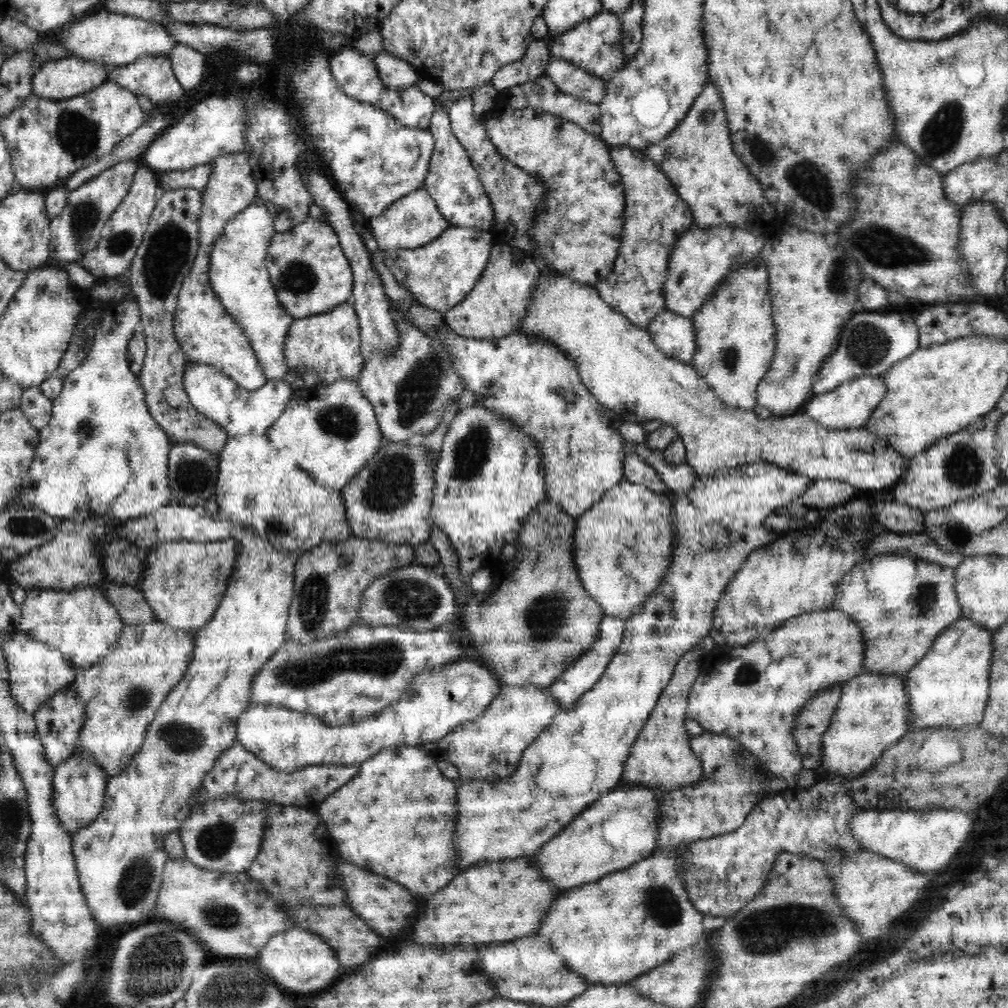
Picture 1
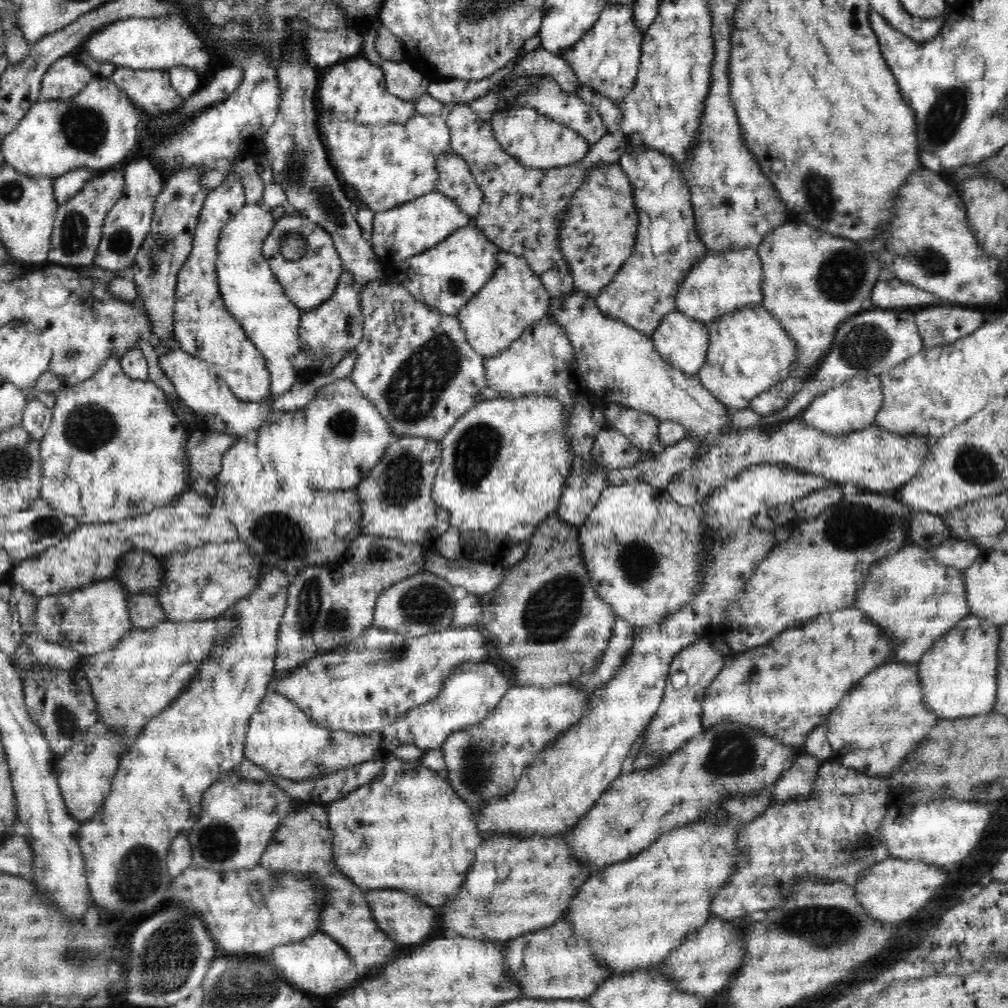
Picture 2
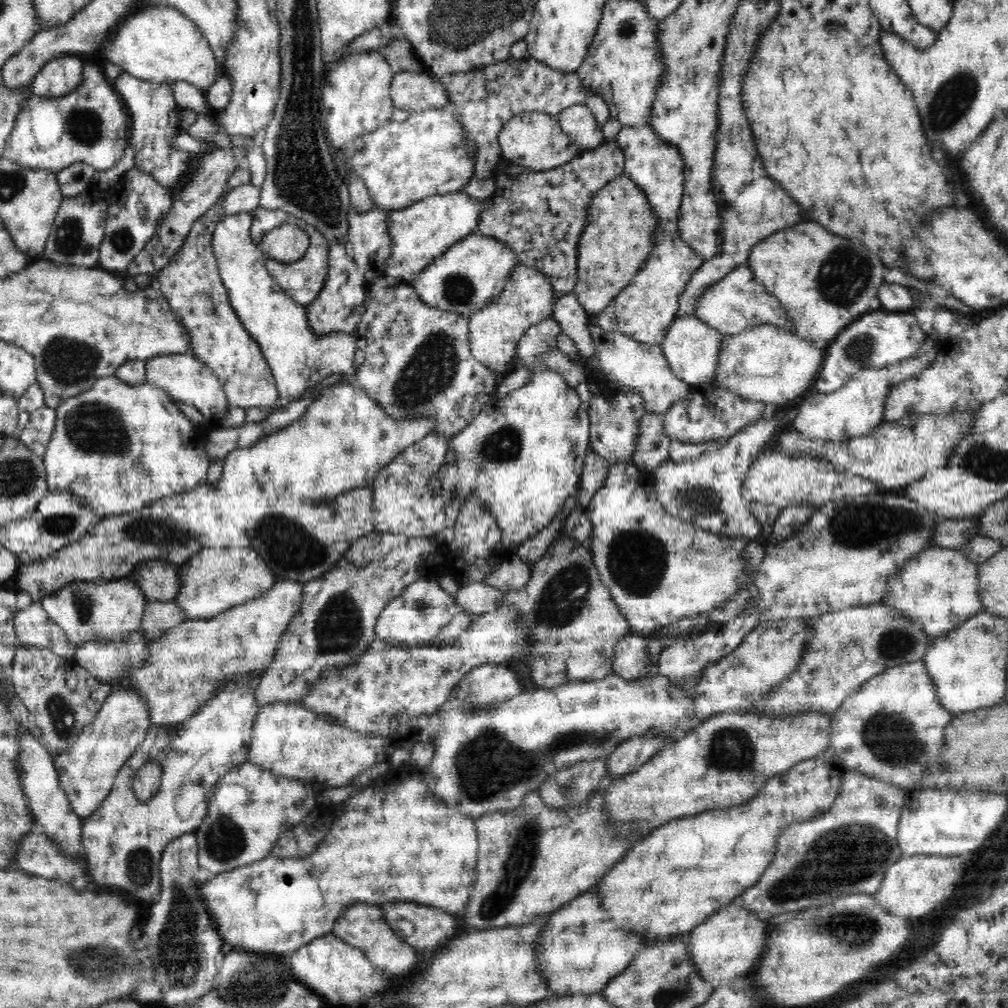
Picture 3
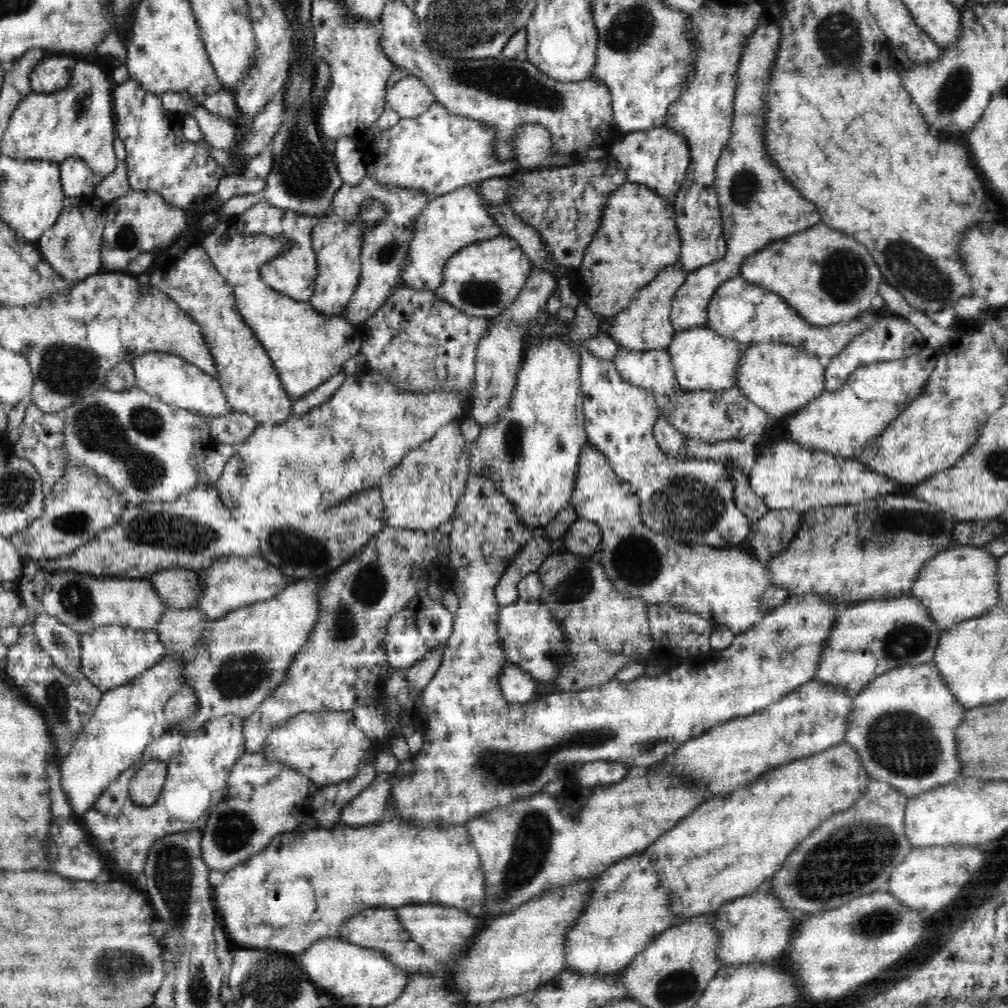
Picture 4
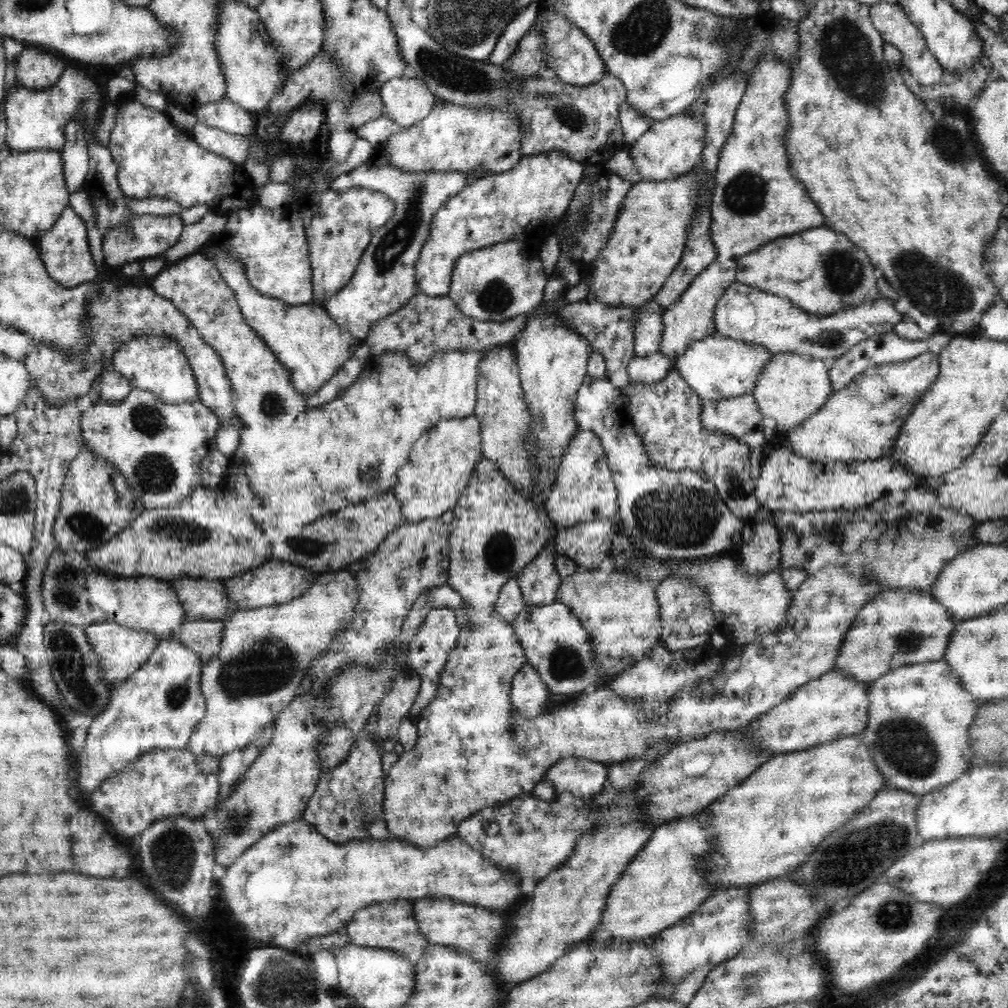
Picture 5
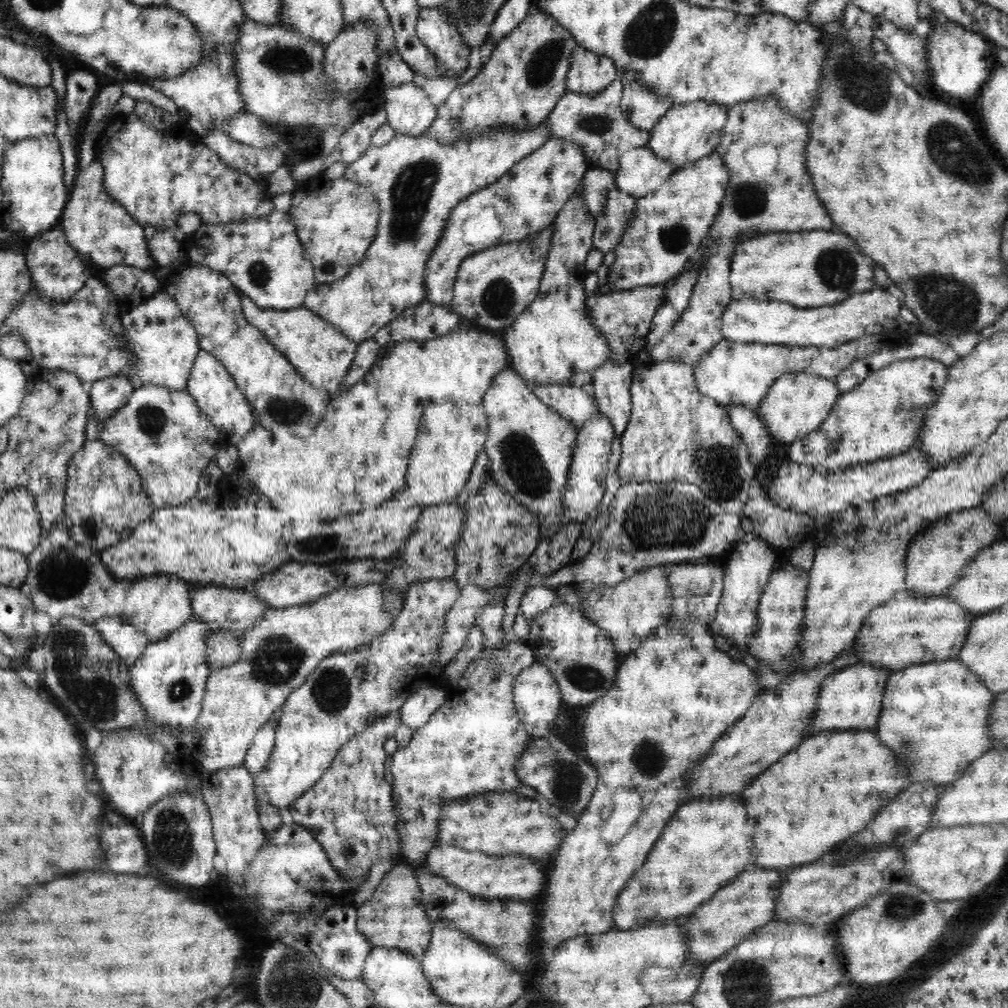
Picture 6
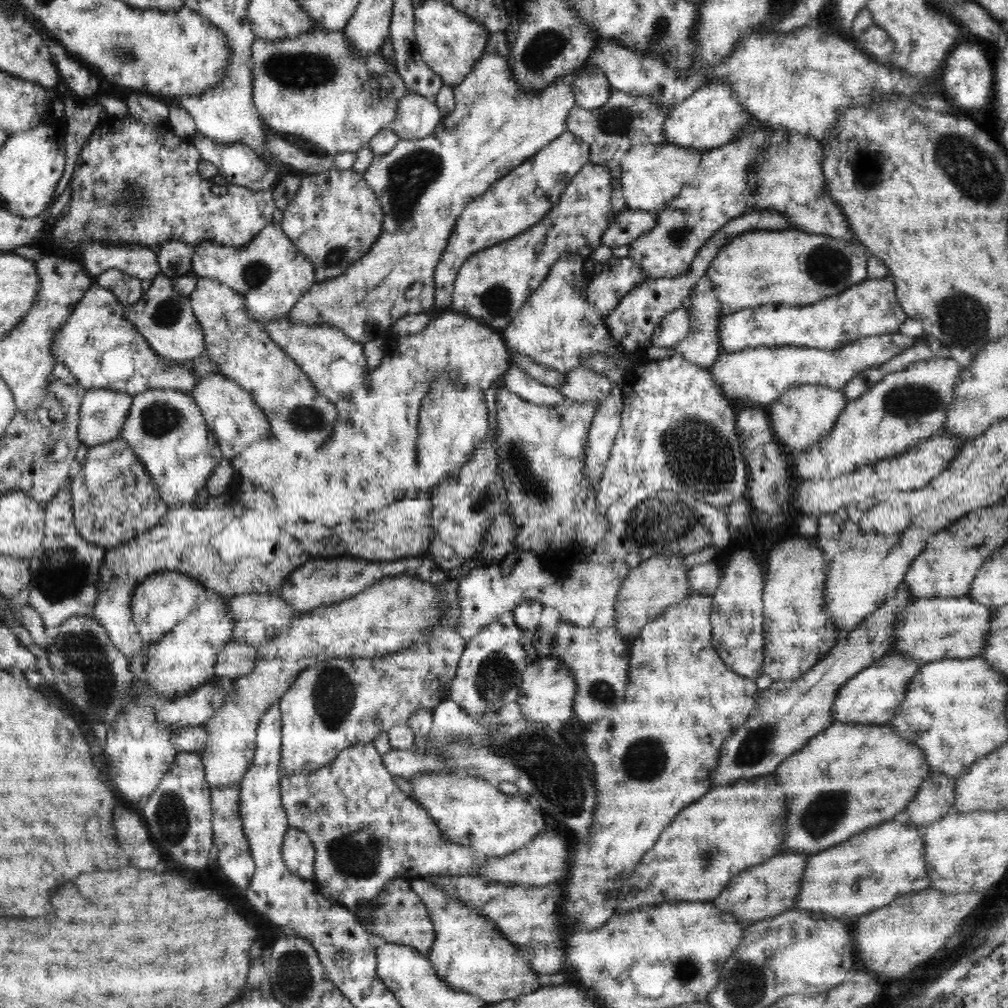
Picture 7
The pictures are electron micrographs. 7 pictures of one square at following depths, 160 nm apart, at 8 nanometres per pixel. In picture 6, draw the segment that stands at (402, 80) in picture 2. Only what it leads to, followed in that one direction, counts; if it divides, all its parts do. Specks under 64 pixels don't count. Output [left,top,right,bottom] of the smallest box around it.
[382,82,437,135]

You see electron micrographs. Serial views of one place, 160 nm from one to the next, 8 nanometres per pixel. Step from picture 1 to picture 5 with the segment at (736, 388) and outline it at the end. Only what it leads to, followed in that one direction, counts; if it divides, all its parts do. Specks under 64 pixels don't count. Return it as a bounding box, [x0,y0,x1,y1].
[753,353,835,434]

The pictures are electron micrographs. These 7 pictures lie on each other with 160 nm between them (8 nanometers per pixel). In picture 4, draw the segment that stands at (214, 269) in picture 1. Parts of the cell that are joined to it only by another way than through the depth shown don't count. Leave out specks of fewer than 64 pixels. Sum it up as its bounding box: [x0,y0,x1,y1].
[201,218,360,400]

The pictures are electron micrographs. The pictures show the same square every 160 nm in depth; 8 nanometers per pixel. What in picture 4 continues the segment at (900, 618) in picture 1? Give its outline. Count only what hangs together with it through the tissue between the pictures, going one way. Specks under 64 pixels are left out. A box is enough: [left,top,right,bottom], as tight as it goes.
[909,545,1001,630]

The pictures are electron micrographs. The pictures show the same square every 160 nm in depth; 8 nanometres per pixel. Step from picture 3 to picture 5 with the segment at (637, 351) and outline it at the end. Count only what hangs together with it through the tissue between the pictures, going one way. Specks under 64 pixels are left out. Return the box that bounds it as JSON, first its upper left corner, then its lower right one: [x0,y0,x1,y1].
[627,352,674,384]

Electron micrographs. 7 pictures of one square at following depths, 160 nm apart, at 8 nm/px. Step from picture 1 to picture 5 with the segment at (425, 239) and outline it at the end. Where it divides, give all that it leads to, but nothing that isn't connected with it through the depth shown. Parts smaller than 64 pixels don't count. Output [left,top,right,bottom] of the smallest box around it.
[415,150,584,297]

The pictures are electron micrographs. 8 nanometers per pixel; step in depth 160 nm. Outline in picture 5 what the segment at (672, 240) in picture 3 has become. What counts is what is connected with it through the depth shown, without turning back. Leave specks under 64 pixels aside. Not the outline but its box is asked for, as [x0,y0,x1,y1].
[631,109,707,357]

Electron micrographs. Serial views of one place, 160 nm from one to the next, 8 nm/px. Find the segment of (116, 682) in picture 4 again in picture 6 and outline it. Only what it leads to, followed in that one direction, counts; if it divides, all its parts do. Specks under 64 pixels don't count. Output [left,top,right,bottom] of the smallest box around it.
[94,614,149,667]

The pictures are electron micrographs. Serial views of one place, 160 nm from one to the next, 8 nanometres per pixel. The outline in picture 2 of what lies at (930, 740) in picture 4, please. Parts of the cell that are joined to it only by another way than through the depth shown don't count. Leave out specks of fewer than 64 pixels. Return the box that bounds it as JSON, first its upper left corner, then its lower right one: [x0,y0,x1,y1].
[826,660,939,779]

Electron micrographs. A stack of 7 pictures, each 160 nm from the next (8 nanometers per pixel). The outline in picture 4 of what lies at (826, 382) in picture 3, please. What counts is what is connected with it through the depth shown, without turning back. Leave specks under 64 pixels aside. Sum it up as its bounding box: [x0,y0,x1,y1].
[825,315,925,392]

